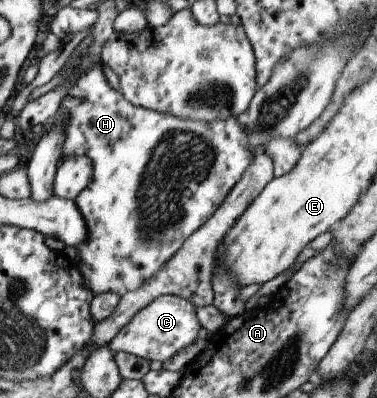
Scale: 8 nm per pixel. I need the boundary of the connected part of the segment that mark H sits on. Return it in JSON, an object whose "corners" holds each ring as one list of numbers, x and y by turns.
{"corners":[[88,48,71,66,66,62,58,72,62,79,57,87,66,86,66,94,50,124,56,126,60,120,66,124,62,144,64,158,86,155,94,166,90,184,75,198,76,208,88,230,86,242,74,249,84,284,94,296,109,292,124,296,152,280,182,248,185,240,216,212,230,189,242,178,244,170,252,164,255,154,250,150,250,136,244,128,243,118,230,115,226,120,207,123,134,106,121,91,110,87,101,62,92,64,86,72,76,70,86,56]]}

